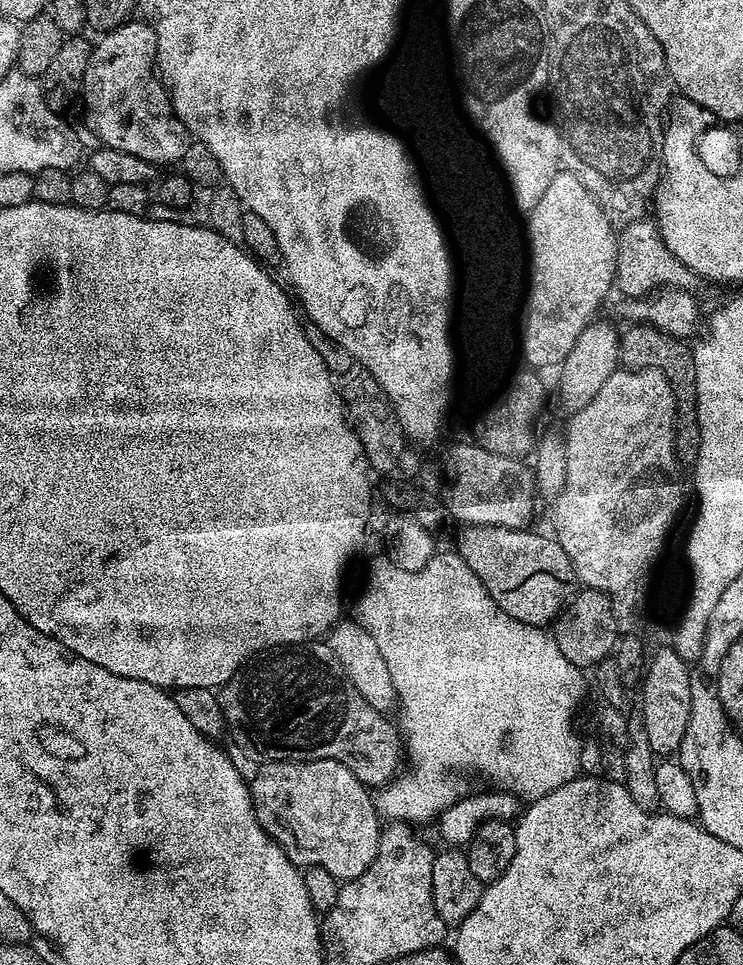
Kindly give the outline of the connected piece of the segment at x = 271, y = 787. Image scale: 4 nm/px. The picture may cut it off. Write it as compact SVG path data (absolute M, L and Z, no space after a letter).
M276 758L273 760L276 760L273 764L262 765L257 770L256 777L251 777L250 780L254 814L258 818L262 830L266 830L266 834L271 836L283 848L284 853L290 858L290 862L301 870L310 867L322 867L330 874L334 874L336 879L341 882L347 882L353 880L354 877L360 877L372 865L374 858L378 854L378 842L380 841L382 831L382 817L376 810L376 801L369 785L363 784L347 766L337 760L309 760L307 758Z

